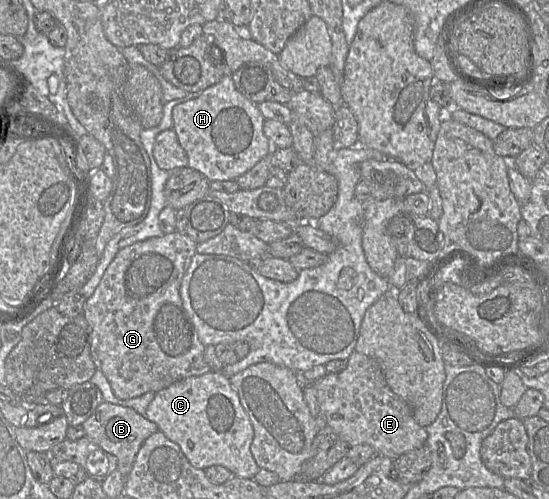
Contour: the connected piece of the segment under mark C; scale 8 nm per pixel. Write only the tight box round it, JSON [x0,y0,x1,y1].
[145,372,260,479]

